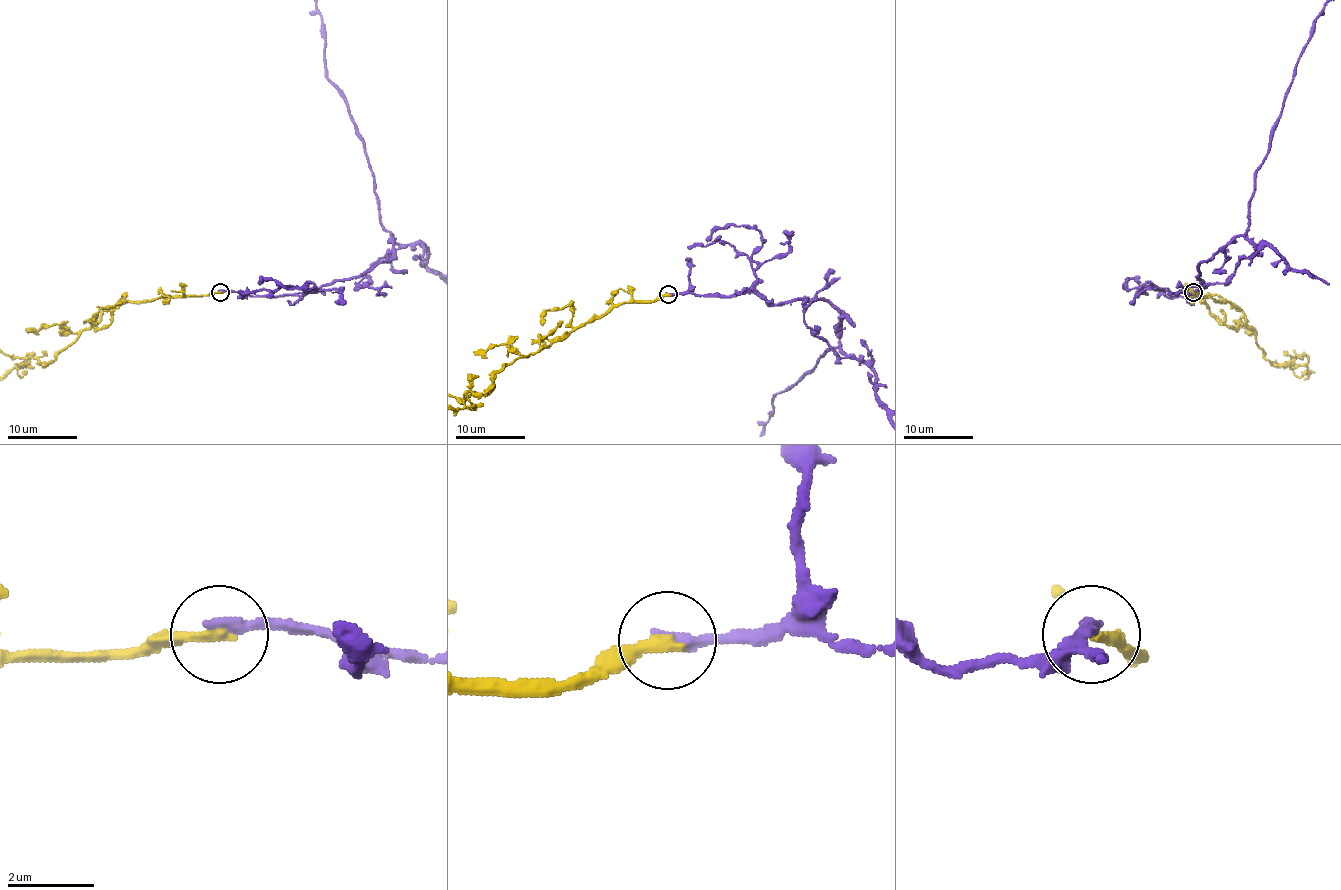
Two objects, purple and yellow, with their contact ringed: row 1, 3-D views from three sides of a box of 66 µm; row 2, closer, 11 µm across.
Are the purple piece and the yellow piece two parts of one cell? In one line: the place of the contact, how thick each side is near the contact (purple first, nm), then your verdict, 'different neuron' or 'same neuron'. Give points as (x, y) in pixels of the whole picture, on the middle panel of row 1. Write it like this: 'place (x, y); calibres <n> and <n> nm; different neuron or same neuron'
place (668, 294); calibres 260 and 280 nm; different neuron

